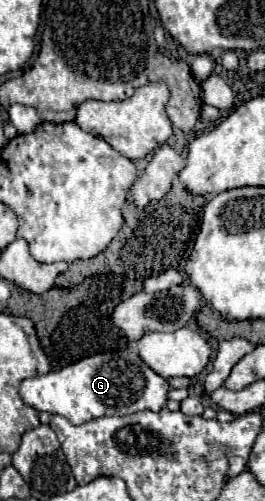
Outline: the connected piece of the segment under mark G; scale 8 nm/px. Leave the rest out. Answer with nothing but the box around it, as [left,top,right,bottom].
[20,350,168,424]

